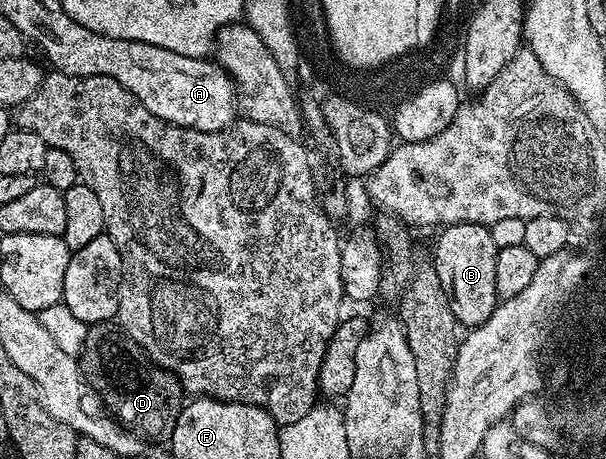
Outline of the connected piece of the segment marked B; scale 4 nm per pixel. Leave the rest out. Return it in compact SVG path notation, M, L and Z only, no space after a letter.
M448 225L439 233L442 234L432 248L432 260L436 275L440 275L440 287L444 287L444 295L448 295L452 315L456 315L462 327L483 325L500 300L496 291L498 248L492 243L489 228L484 225Z

